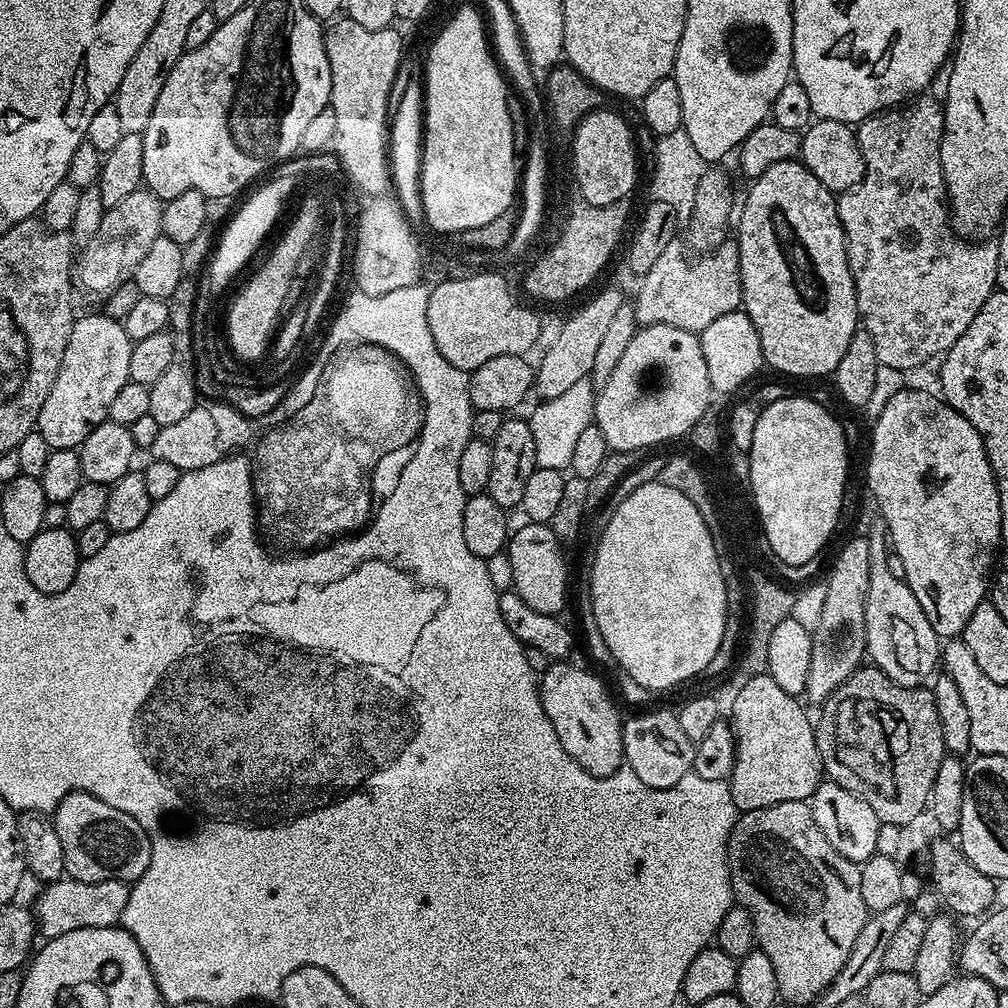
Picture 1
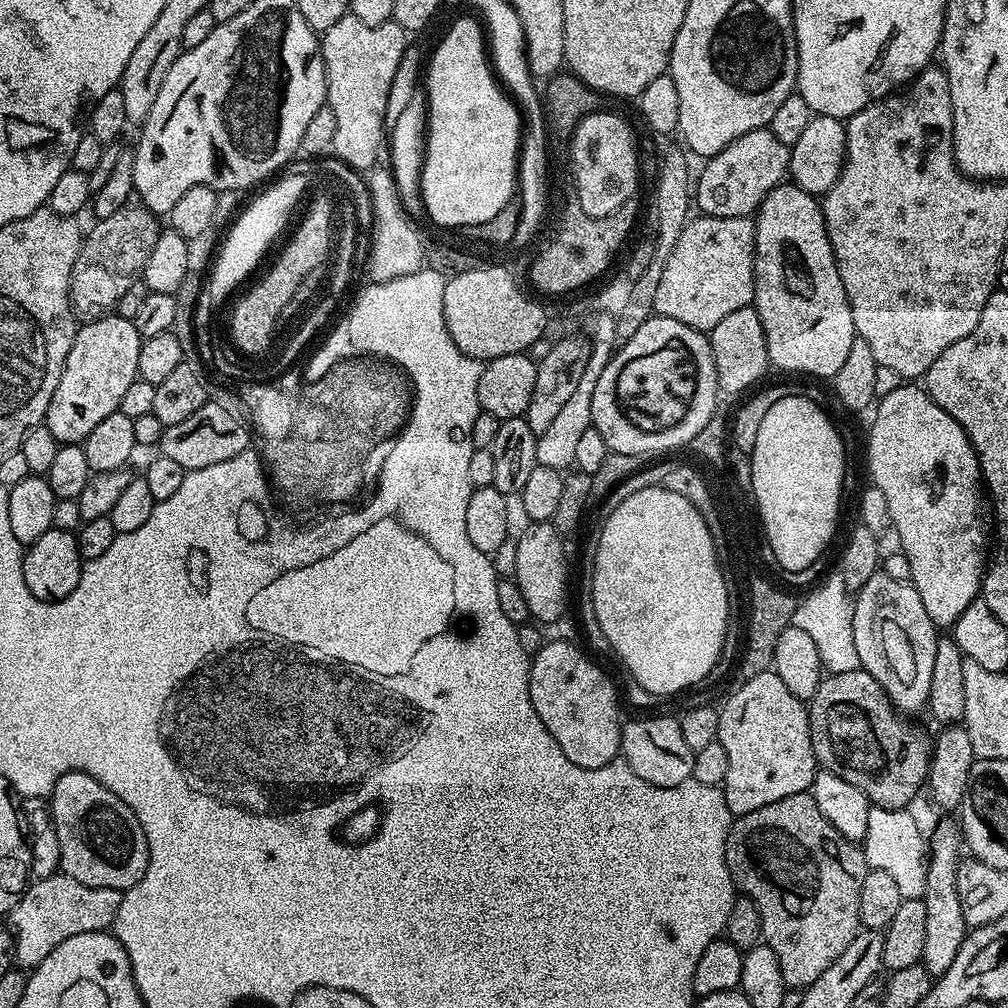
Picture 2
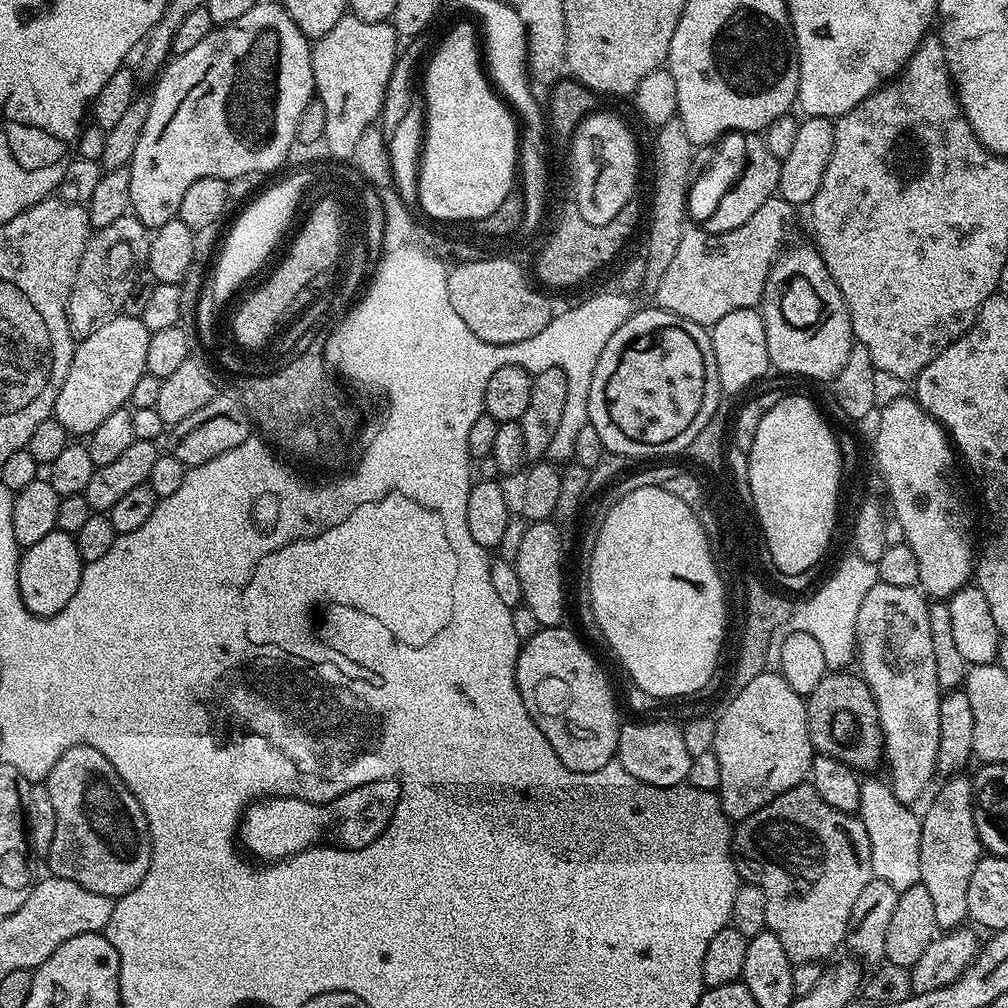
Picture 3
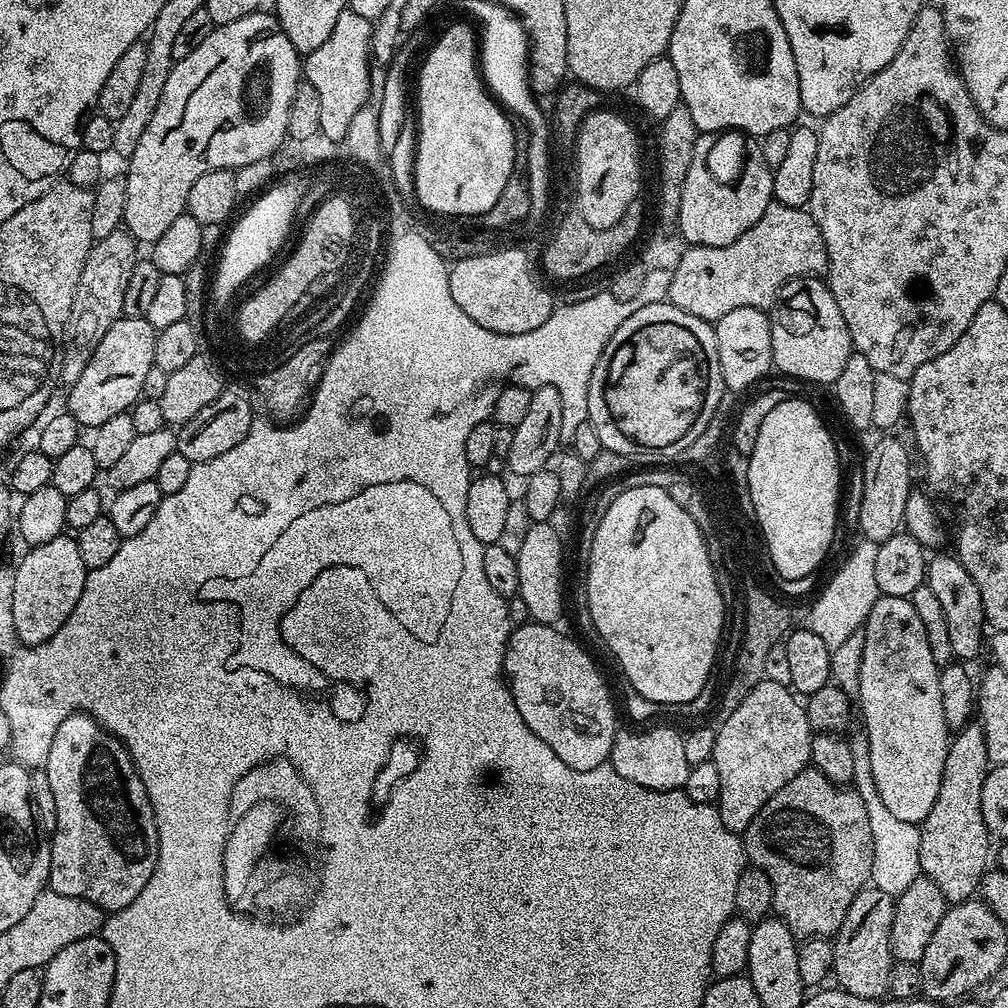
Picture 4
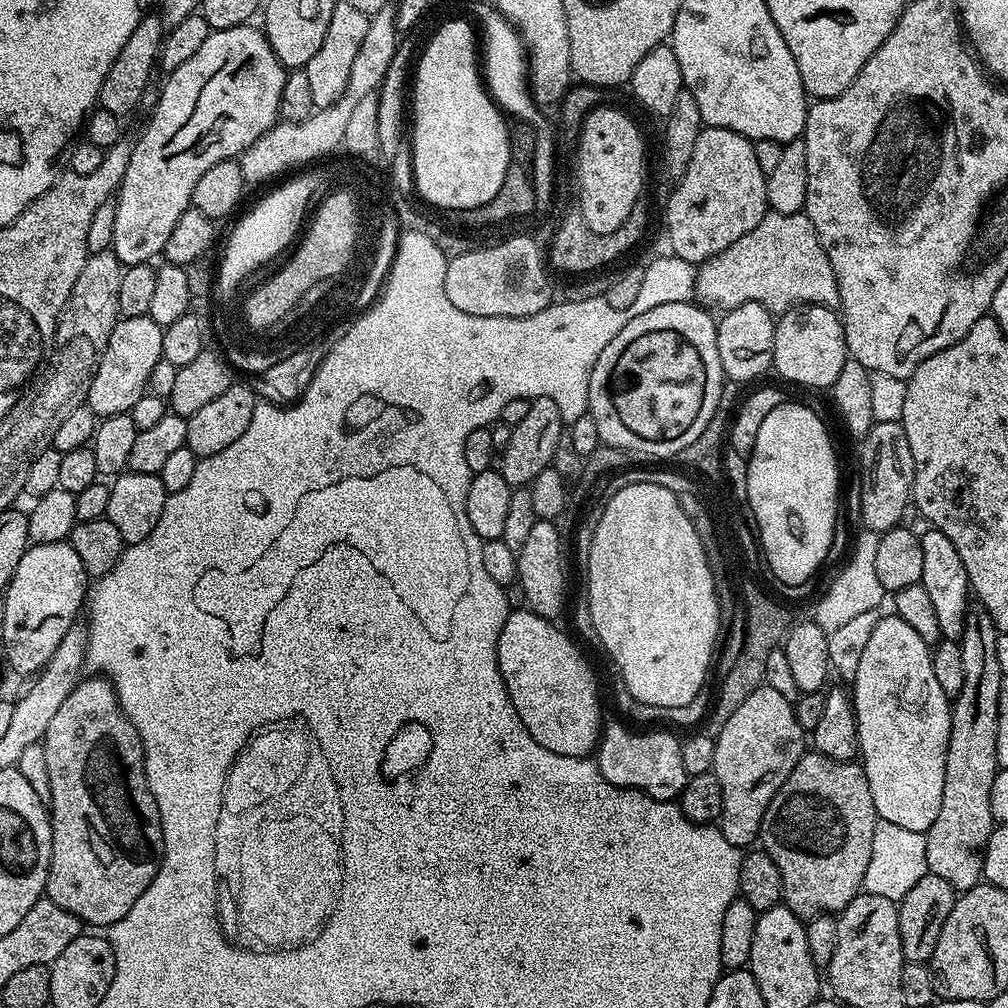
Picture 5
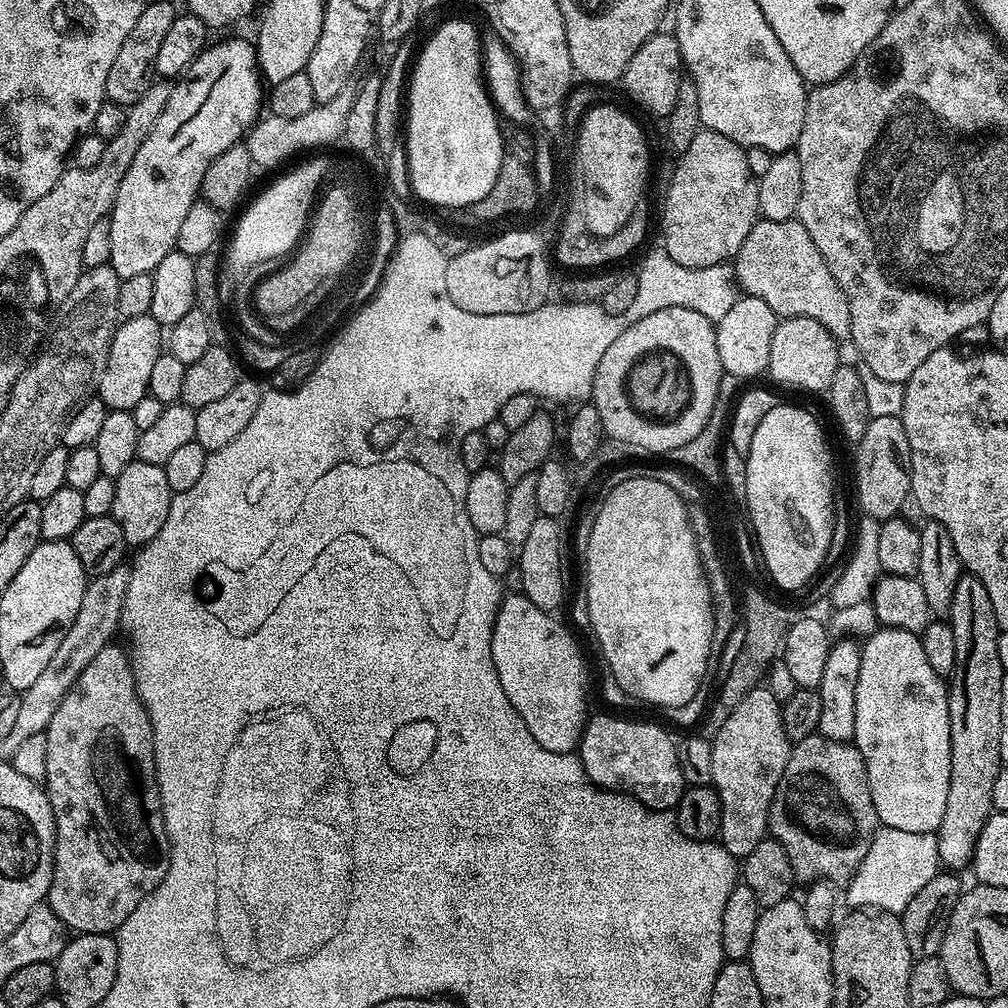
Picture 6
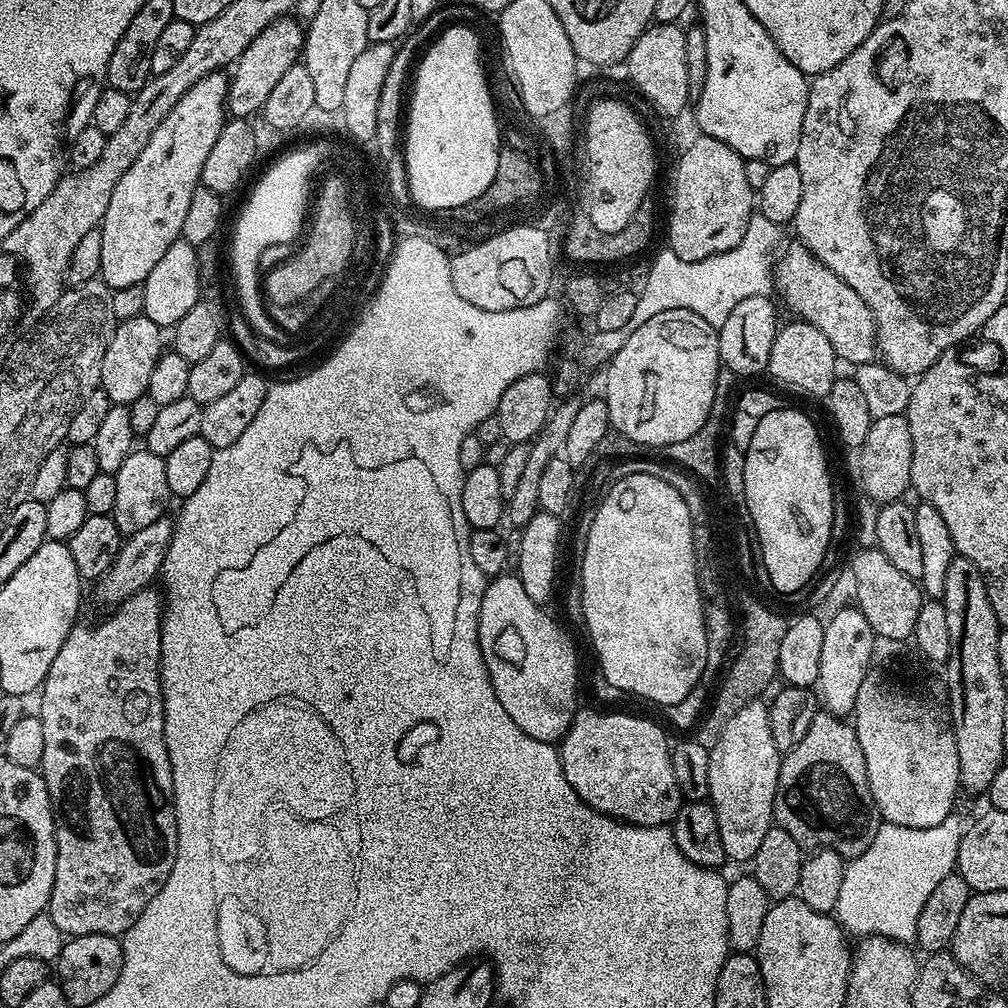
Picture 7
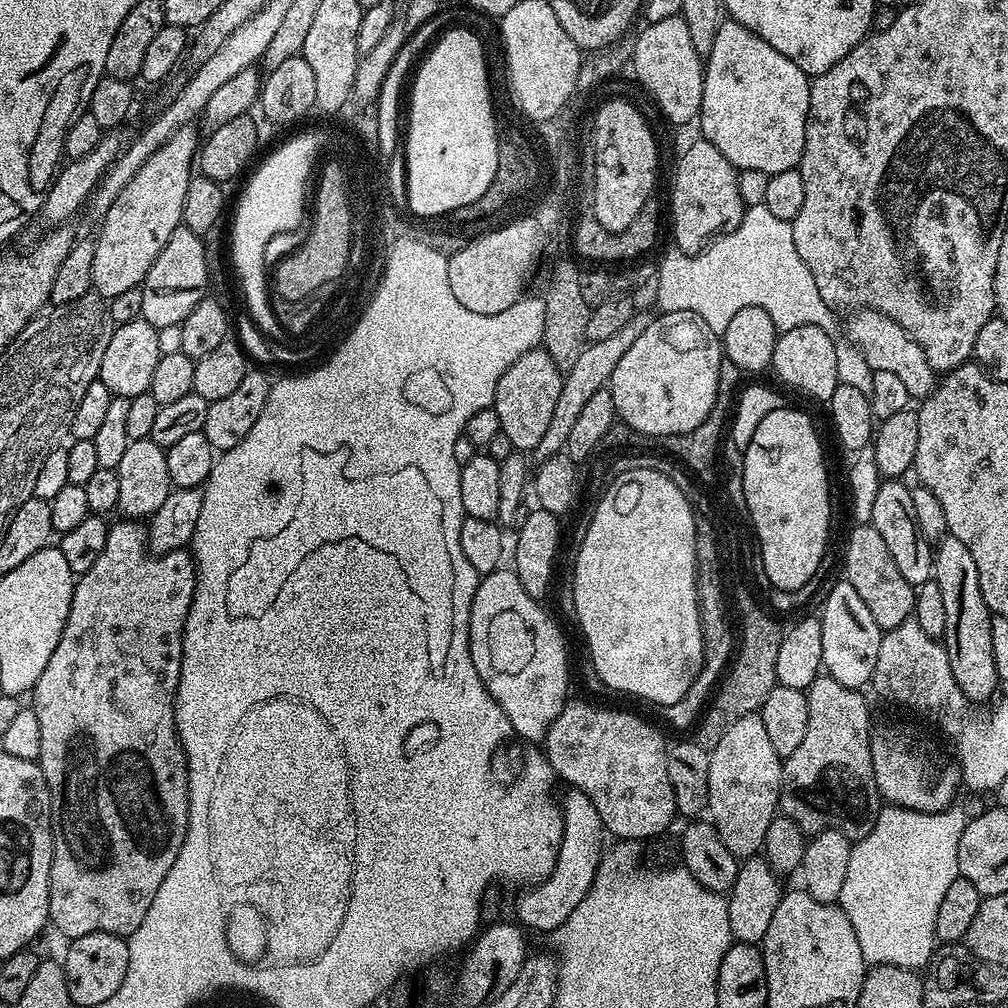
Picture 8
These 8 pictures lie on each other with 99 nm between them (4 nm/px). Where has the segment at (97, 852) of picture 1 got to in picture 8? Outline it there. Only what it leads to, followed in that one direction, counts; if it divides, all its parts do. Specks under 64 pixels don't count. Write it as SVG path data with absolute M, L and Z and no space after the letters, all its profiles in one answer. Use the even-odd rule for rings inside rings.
M127 518L119 522L121 524L113 523L109 527L106 546L102 554L98 554L94 566L79 573L72 589L70 614L66 618L62 638L58 638L58 646L54 646L54 654L50 654L46 670L42 670L42 678L38 678L36 687L30 693L30 706L38 714L38 726L42 726L42 750L38 763L52 799L48 918L51 927L56 927L62 935L68 936L69 941L91 932L127 938L134 930L138 930L138 926L142 926L142 918L146 918L146 910L150 910L150 902L154 902L154 894L158 894L158 886L162 886L166 874L170 874L170 866L174 866L182 850L188 829L188 759L180 735L176 733L176 691L184 657L184 623L196 593L196 562L188 550L153 554L150 551L150 532L143 523Z

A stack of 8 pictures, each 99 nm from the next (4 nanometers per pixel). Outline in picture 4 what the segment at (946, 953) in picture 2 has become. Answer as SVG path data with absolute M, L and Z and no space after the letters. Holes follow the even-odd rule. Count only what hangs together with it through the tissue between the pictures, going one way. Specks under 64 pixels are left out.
M969 722L949 739L938 798L934 798L930 814L919 825L921 873L942 890L949 905L973 899L990 868L990 833L982 818L982 782L986 782L989 767L984 728L978 722Z

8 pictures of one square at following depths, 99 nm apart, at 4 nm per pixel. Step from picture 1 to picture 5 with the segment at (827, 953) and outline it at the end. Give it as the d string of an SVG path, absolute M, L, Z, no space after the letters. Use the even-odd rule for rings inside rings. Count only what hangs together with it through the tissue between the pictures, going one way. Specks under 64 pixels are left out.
M815 750L805 751L798 766L790 770L790 778L782 782L778 794L770 802L760 823L759 847L778 866L784 887L783 903L795 916L811 918L825 914L838 914L864 887L866 866L870 866L870 846L874 846L874 830L878 817L874 798L870 794L870 781L864 773L863 763L826 758Z

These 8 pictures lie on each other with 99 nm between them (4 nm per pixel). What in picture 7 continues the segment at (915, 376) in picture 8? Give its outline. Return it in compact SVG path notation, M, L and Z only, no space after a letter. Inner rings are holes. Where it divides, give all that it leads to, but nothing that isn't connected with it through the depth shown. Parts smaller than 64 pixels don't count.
M792 242L780 257L775 257L774 284L788 299L793 317L805 320L810 326L818 326L818 330L826 334L830 346L834 346L837 361L844 363L845 360L849 366L855 366L877 359L876 319L870 306L866 306L866 302L862 302L862 298L858 298L858 294L854 294L854 290L850 290L850 286L846 286L846 282L842 282L842 278L827 268L805 244Z

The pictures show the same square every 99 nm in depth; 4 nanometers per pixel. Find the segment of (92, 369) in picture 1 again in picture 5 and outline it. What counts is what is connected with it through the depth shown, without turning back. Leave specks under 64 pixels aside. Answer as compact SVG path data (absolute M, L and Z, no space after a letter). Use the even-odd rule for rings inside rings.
M149 315L125 316L116 321L110 342L106 342L106 350L92 376L86 401L97 417L131 413L134 402L146 395L150 370L154 370L154 362L162 359L163 333L162 325L154 322Z

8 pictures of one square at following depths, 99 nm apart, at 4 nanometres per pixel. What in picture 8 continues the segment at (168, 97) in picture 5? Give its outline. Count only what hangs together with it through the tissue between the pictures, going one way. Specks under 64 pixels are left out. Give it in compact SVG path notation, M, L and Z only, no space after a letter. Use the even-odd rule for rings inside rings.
M192 126L179 128L168 141L159 148L142 170L130 178L126 190L114 198L114 206L104 217L100 228L100 236L95 237L96 249L94 250L94 274L92 275L92 286L97 296L111 298L123 294L125 290L139 288L143 285L150 266L162 254L162 246L170 242L170 234L174 234L176 228L181 227L184 215L182 206L186 202L186 186L192 181L194 175L194 161L198 156L198 139Z

